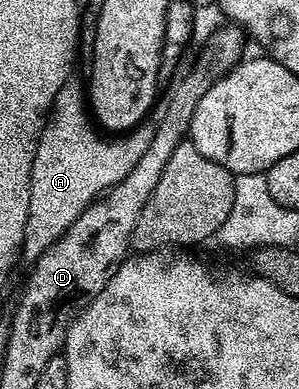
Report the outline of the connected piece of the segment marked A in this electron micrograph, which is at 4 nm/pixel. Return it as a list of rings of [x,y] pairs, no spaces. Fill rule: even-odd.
[[[71,80],[56,92],[56,100],[50,105],[42,134],[38,137],[32,164],[28,220],[24,224],[20,255],[23,263],[32,264],[42,256],[56,240],[60,240],[62,233],[72,225],[76,216],[80,216],[80,212],[84,212],[84,208],[124,180],[124,176],[136,166],[136,160],[144,156],[148,144],[152,144],[154,126],[146,125],[139,124],[117,136],[107,136],[96,129],[88,113],[83,83],[81,86],[77,80]]]

